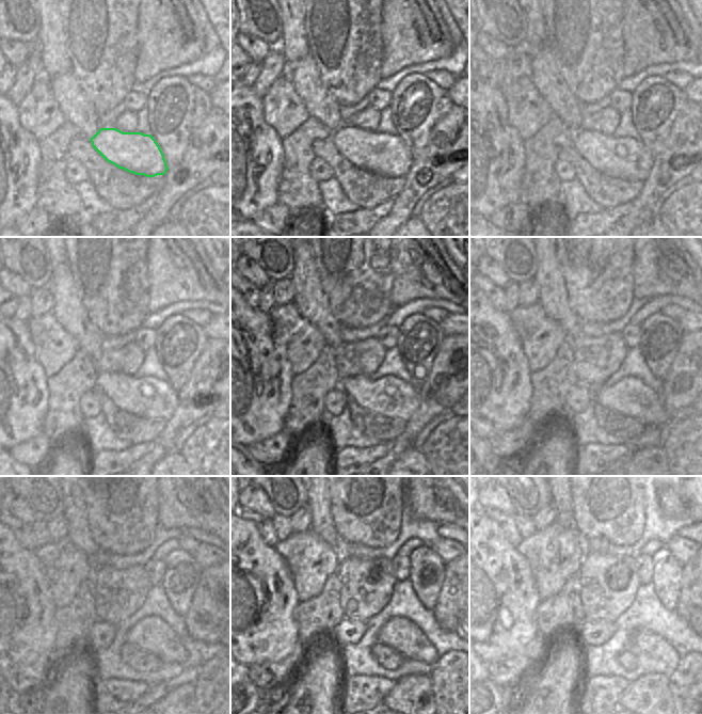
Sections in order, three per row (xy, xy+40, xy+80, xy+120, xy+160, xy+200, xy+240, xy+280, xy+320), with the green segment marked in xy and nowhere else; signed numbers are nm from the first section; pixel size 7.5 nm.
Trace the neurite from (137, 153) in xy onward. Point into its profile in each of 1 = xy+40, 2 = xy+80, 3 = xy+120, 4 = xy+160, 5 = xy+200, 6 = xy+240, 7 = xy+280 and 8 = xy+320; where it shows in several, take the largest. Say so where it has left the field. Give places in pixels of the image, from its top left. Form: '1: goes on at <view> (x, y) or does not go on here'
1: goes on at xy+40 (386, 155)
2: goes on at xy+80 (625, 158)
3: goes on at xy+120 (148, 397)
4: goes on at xy+160 (387, 396)
5: goes on at xy+200 (629, 396)
6: goes on at xy+240 (150, 634)
7: goes on at xy+280 (398, 633)
8: goes on at xy+320 (650, 643)

